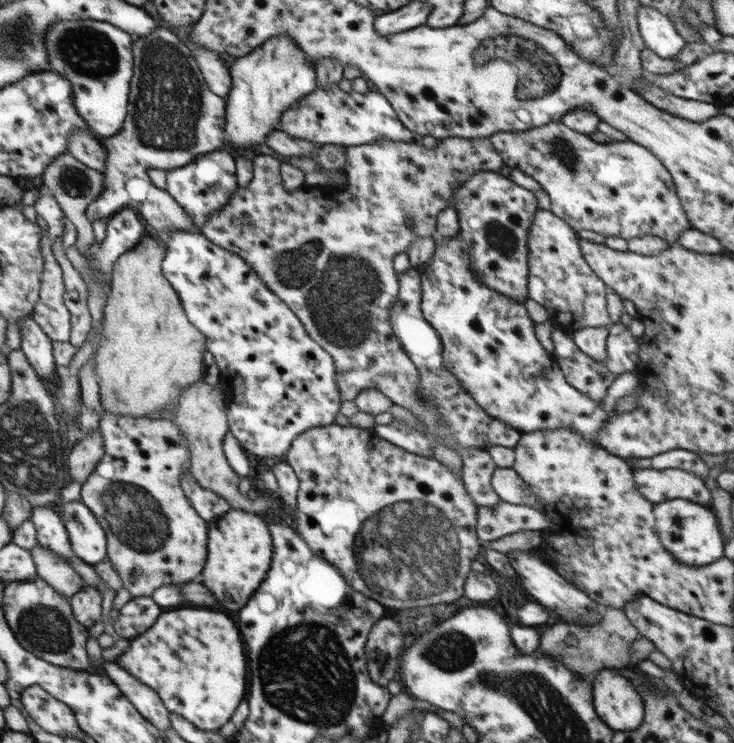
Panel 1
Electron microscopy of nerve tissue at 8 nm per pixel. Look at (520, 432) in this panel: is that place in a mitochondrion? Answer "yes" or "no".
no

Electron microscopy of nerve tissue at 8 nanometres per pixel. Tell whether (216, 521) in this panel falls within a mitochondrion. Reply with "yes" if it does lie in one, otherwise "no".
no

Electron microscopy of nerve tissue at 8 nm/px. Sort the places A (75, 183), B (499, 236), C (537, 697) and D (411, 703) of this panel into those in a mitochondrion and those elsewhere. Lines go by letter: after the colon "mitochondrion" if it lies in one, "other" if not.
A: mitochondrion
B: mitochondrion
C: mitochondrion
D: other

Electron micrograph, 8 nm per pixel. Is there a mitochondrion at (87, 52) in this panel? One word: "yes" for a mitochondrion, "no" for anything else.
yes

